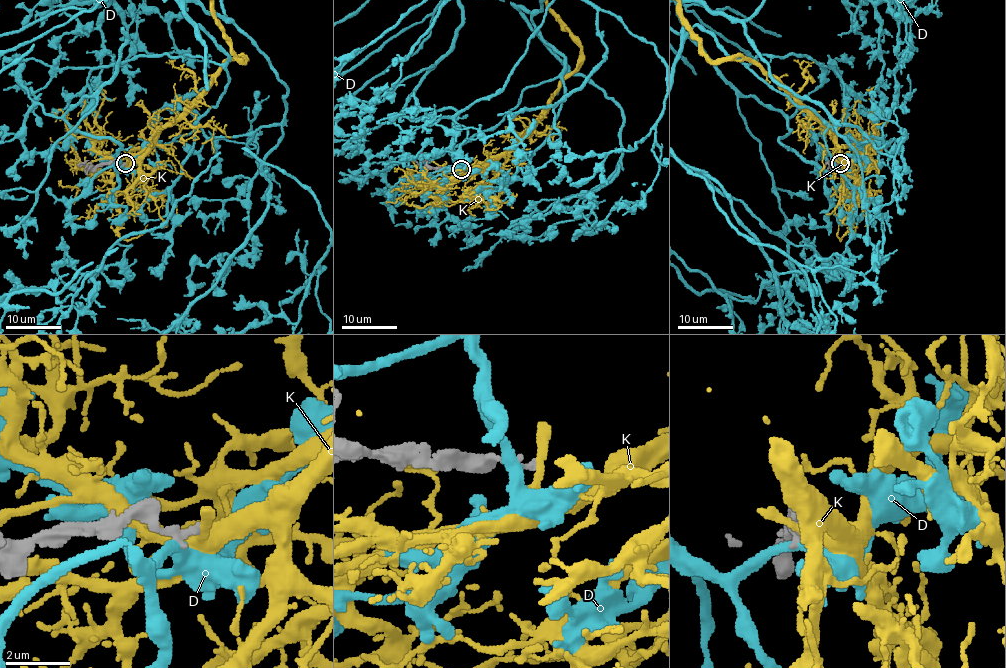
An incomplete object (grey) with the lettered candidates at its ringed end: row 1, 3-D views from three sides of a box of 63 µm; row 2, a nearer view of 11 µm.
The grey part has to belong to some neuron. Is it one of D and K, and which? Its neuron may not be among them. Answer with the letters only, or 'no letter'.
K

